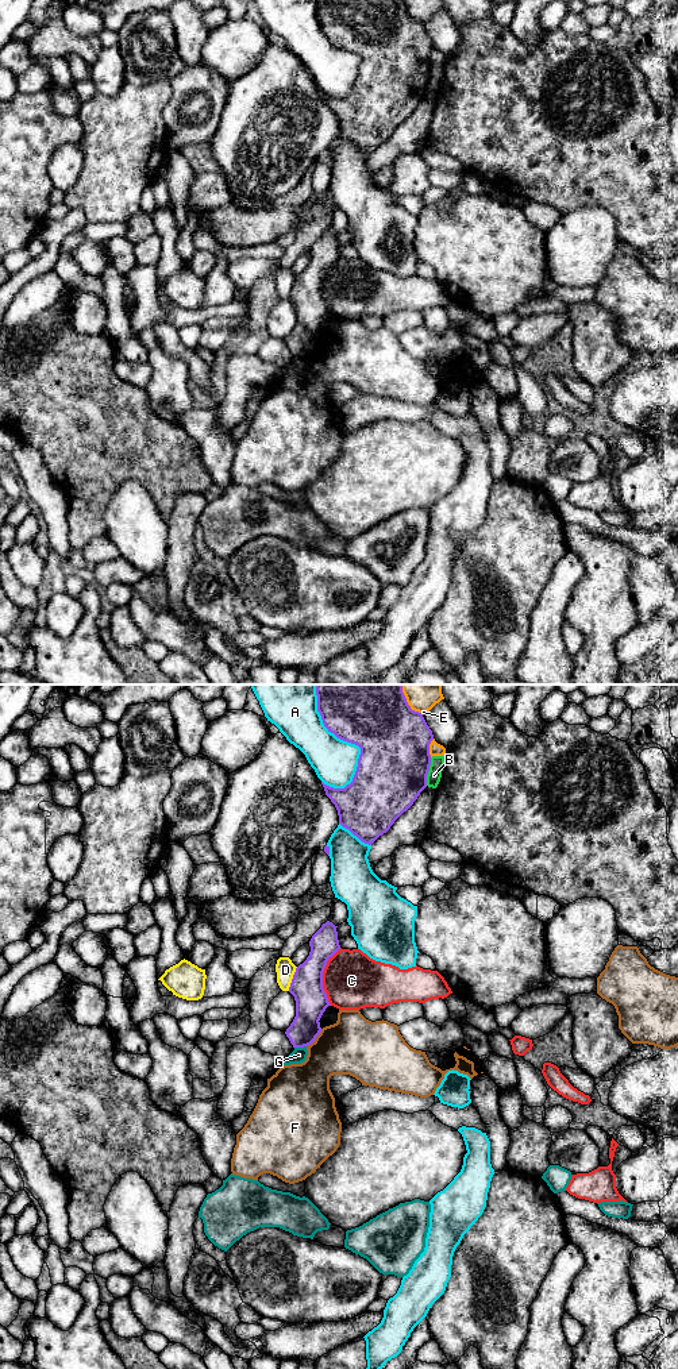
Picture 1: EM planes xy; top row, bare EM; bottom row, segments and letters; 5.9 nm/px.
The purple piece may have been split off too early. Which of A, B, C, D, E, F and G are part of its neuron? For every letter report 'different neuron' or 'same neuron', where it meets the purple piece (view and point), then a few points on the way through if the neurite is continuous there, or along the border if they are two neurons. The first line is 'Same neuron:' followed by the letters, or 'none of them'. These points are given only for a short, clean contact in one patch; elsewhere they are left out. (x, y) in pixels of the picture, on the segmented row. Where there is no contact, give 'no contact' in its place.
Same neuron: none of them
A: different neuron | xy (342, 739)
B: different neuron | xy (428, 770) | along xy (431, 758), (426, 785)
C: different neuron | xy (322, 976) | along xy (341, 948), (327, 961), (323, 972), (323, 990), (330, 1005)
D: different neuron | xy (292, 979)
E: different neuron | xy (428, 748)
F: different neuron | xy (315, 1038)
G: different neuron | xy (300, 1047)

